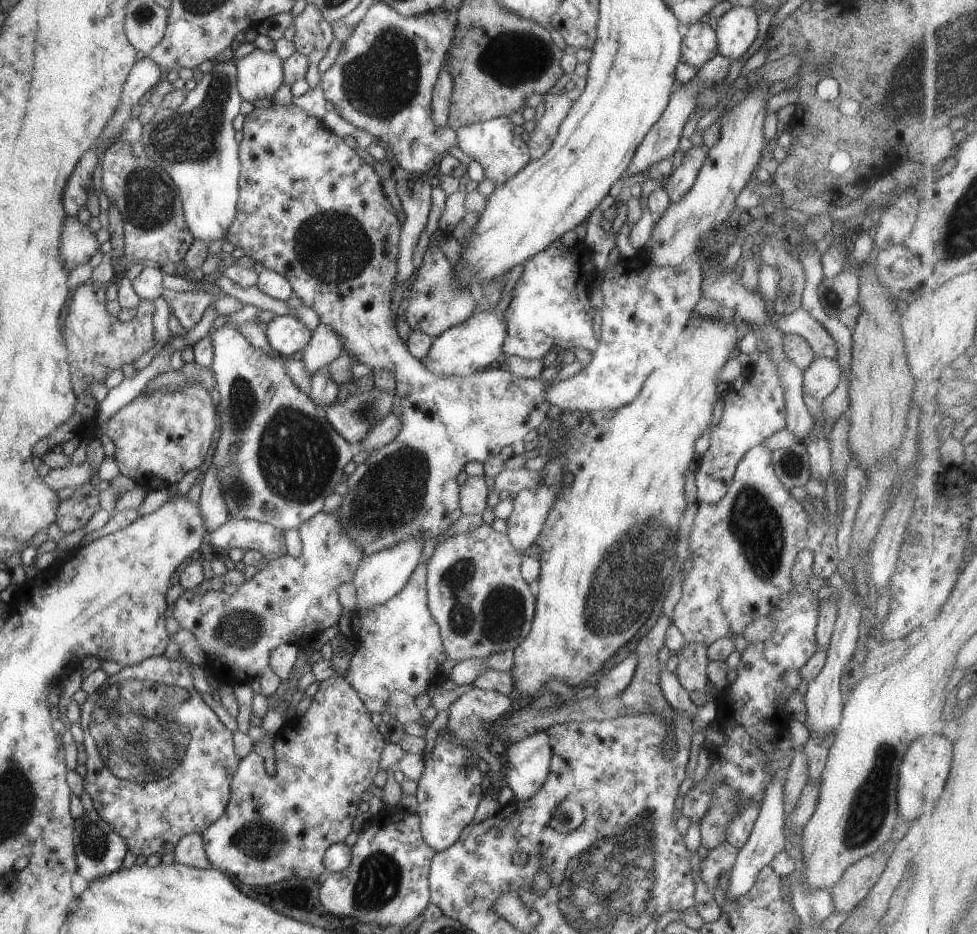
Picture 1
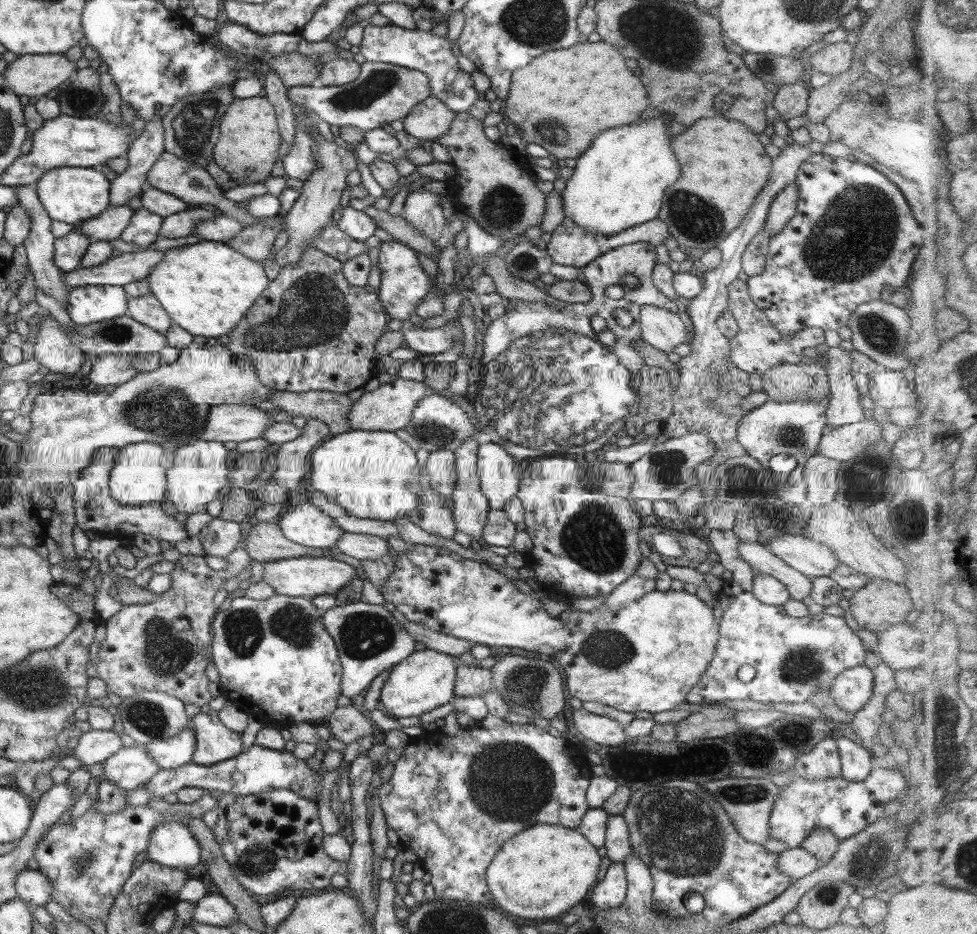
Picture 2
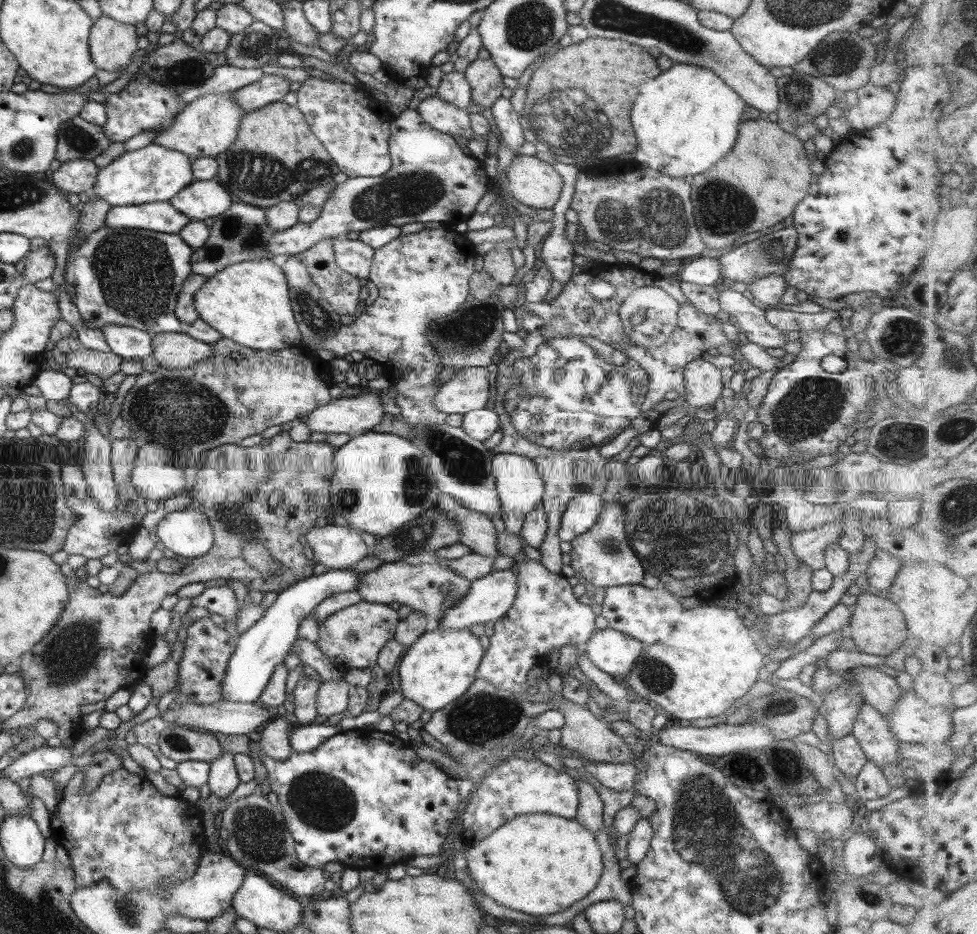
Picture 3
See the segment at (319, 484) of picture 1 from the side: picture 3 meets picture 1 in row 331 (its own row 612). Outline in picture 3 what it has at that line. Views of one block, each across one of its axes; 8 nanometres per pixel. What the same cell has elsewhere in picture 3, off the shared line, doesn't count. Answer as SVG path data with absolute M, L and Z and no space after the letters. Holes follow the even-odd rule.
M228 585L205 587L200 596L192 599L193 606L207 608L212 614L218 614L227 619L236 620L240 612L235 593Z

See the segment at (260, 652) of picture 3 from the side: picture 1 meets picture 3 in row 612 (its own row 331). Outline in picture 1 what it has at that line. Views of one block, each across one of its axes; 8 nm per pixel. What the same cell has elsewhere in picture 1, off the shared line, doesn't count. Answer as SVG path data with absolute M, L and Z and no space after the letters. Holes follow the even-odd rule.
M278 316L266 325L265 334L277 354L291 357L306 348L313 331L294 316Z

